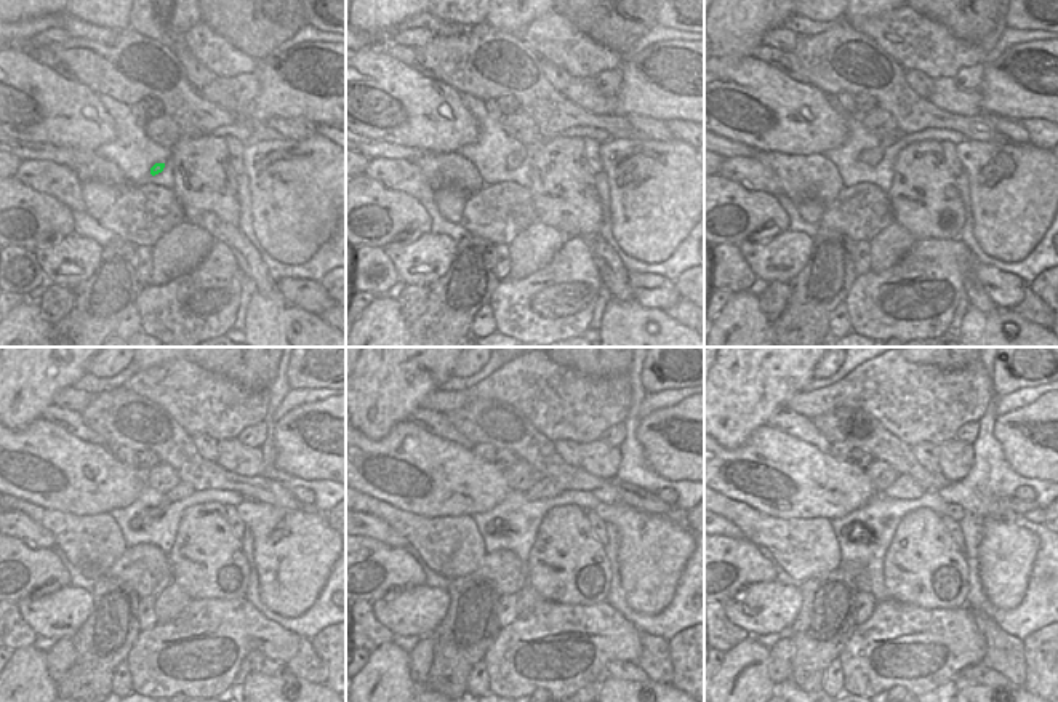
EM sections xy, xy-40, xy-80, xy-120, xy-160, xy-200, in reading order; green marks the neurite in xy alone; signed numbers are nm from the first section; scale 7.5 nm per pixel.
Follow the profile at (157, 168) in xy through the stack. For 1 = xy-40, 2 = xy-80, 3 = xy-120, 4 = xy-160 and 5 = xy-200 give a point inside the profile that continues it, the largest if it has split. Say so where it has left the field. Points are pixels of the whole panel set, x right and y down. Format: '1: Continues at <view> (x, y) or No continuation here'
1: Continues at xy-40 (514, 160)
2: Continues at xy-80 (871, 157)
3: Continues at xy-120 (181, 490)
4: Continues at xy-160 (545, 488)
5: Continues at xy-200 (905, 486).

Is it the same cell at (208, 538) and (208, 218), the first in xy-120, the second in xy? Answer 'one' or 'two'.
two

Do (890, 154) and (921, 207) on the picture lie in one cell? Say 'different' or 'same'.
different

